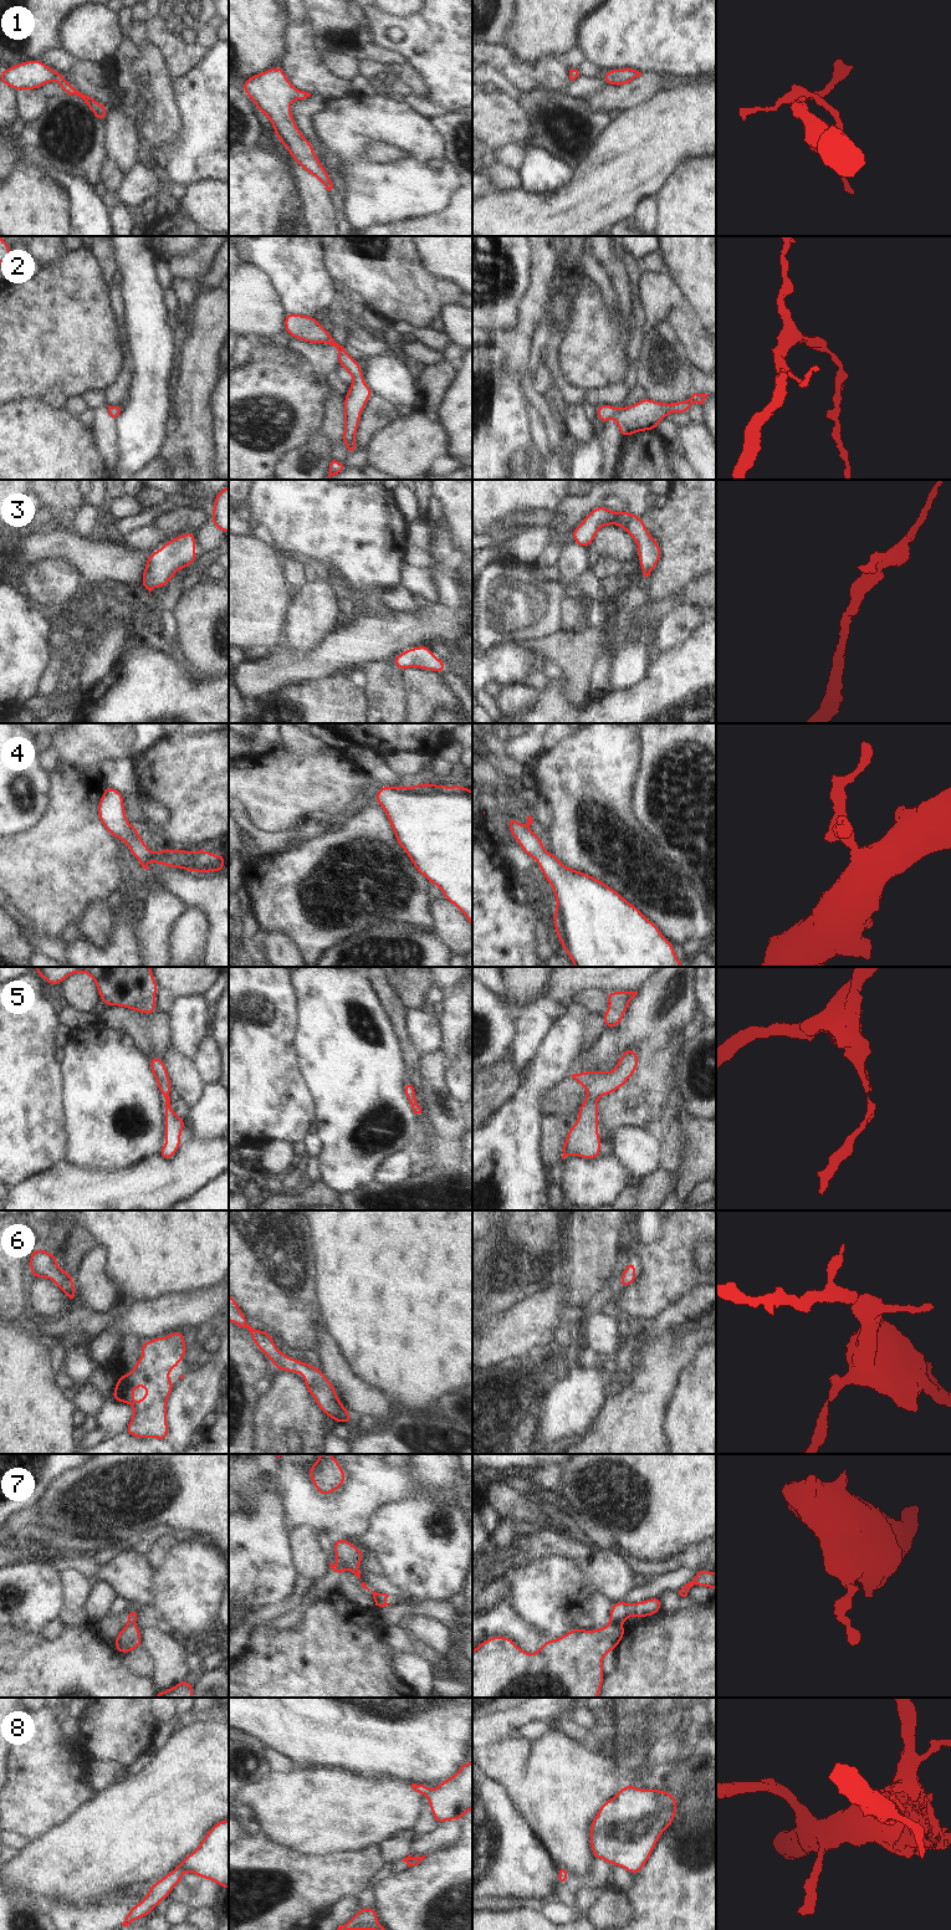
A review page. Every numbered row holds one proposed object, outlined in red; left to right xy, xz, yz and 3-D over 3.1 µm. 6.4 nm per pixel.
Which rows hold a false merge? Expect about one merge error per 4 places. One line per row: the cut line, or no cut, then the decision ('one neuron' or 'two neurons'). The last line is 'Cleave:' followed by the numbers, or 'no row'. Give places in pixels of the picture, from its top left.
1: no cut; one neuron
2: no cut; one neuron
3: no cut; one neuron
4: no cut; one neuron
5: no cut; one neuron
6: no cut; one neuron
7: cut in yz along (611, 1622), (618, 1626); two neurons
8: no cut; one neuron
Cleave: 7

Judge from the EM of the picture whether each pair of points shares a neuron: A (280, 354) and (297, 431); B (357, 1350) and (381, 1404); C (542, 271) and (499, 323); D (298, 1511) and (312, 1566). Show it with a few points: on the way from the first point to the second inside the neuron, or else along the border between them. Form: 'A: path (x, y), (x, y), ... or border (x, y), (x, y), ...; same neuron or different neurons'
A: border (252, 364), (271, 362), (302, 367); different neurons
B: border (349, 1366), (356, 1375), (376, 1386), (393, 1404); different neurons
C: border (531, 259), (530, 290), (522, 298), (519, 315); different neurons
D: border (291, 1529), (310, 1526), (317, 1534); different neurons

